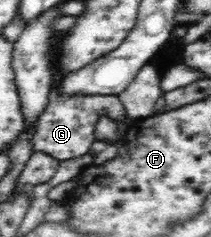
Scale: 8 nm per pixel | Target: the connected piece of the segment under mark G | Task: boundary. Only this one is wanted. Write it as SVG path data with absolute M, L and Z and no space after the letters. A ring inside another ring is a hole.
M51 87L49 103L41 113L39 121L35 123L35 133L28 141L32 151L45 152L45 155L53 156L53 159L77 159L89 152L91 144L96 141L96 125L101 117L116 123L118 119L123 119L123 116L128 116L128 112L118 95L67 94L61 88Z

